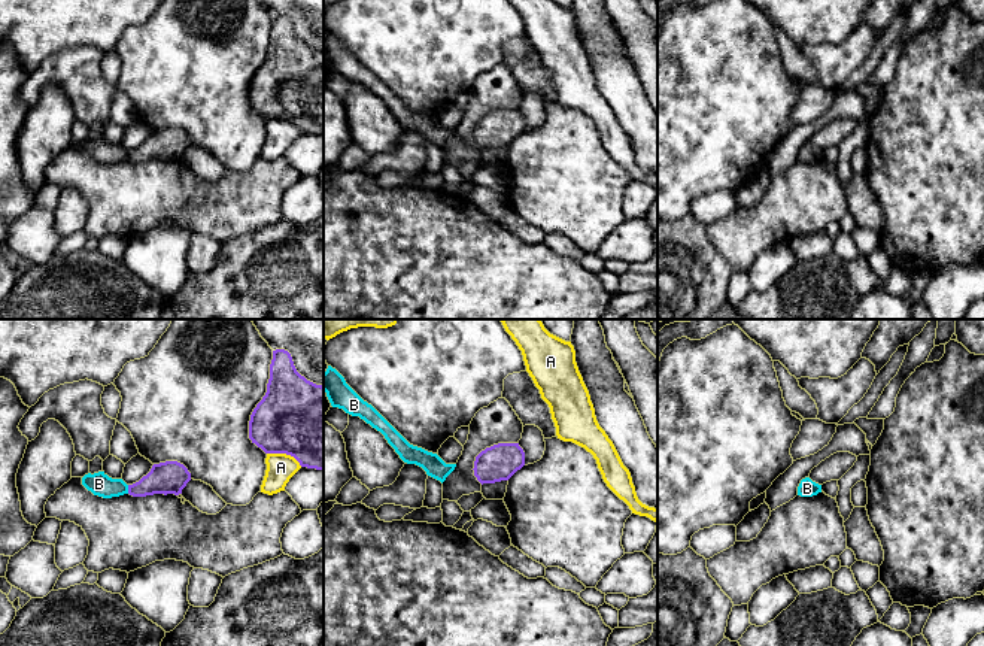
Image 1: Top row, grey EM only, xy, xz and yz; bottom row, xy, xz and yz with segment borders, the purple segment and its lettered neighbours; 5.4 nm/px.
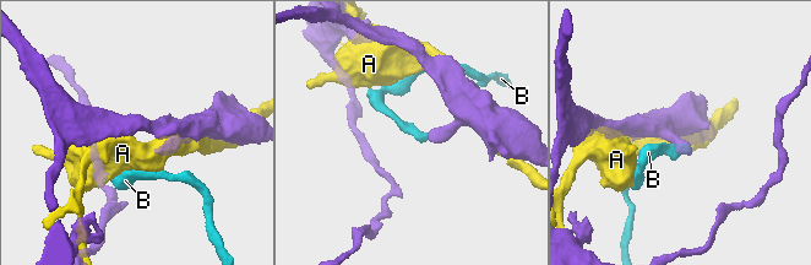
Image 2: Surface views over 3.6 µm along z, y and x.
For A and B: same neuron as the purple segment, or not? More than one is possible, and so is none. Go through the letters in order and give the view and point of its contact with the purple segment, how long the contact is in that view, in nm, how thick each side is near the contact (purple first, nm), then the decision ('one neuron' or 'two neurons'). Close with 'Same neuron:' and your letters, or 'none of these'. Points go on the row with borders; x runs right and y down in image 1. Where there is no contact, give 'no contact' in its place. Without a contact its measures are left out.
A: xy (285, 452) | 200 nm | 440/160 nm | two neurons
B: xy (128, 490) | 50 nm | 180/120 nm | two neurons
Same neuron: none of these

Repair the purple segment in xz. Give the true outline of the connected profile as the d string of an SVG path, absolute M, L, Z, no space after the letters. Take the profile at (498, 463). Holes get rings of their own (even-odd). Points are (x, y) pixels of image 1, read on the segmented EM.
M498 443L476 457L473 470L483 485L508 480L523 465L525 452L519 443Z

